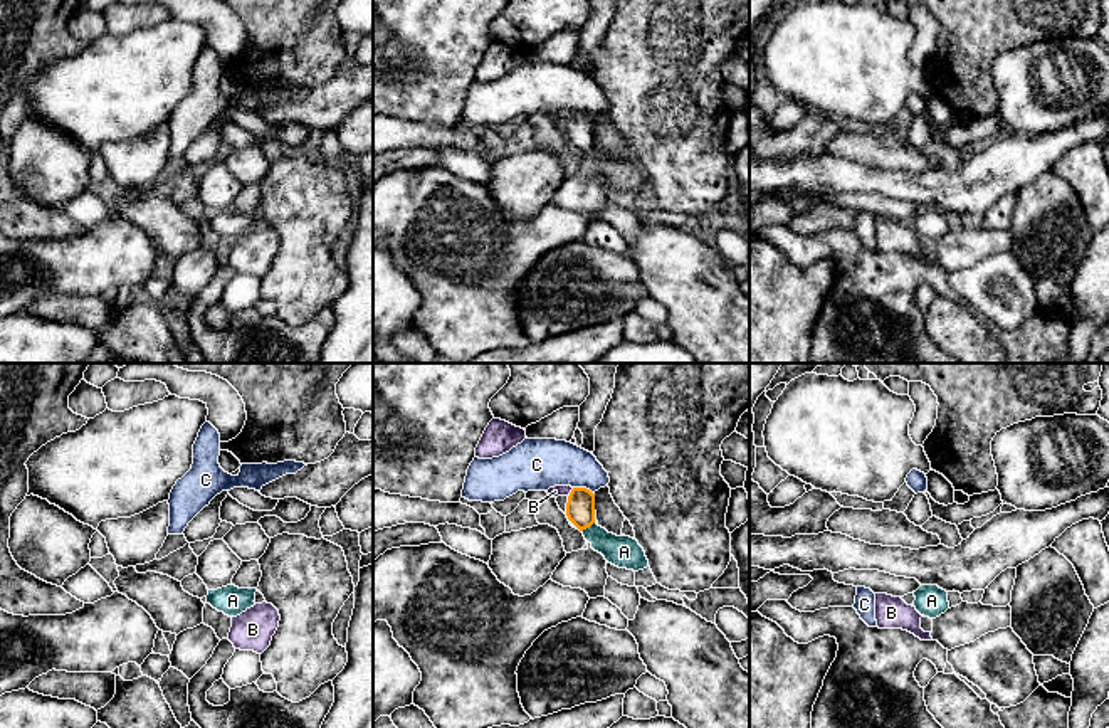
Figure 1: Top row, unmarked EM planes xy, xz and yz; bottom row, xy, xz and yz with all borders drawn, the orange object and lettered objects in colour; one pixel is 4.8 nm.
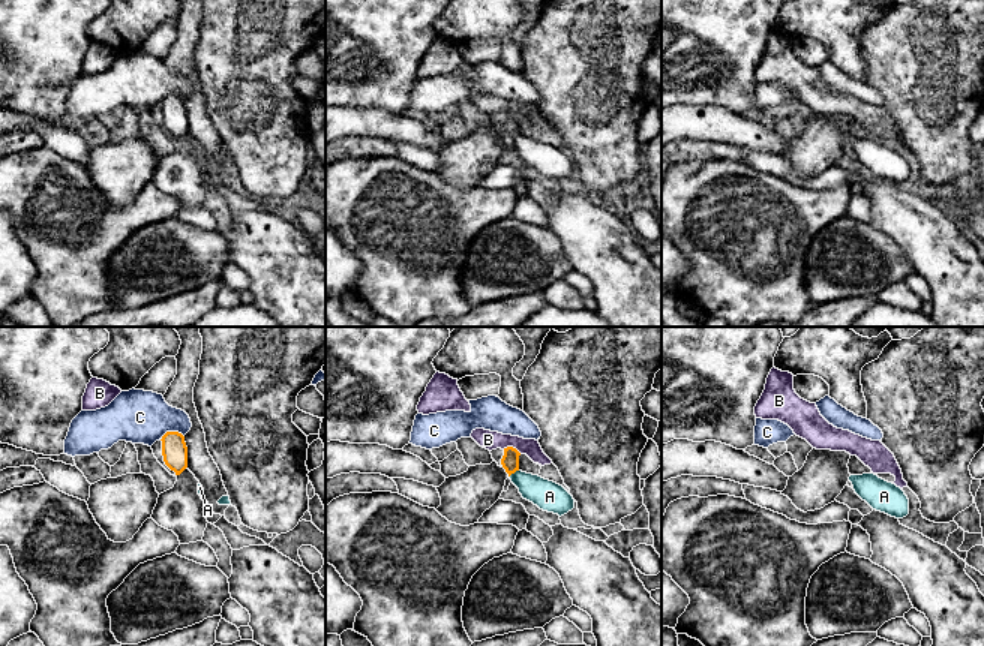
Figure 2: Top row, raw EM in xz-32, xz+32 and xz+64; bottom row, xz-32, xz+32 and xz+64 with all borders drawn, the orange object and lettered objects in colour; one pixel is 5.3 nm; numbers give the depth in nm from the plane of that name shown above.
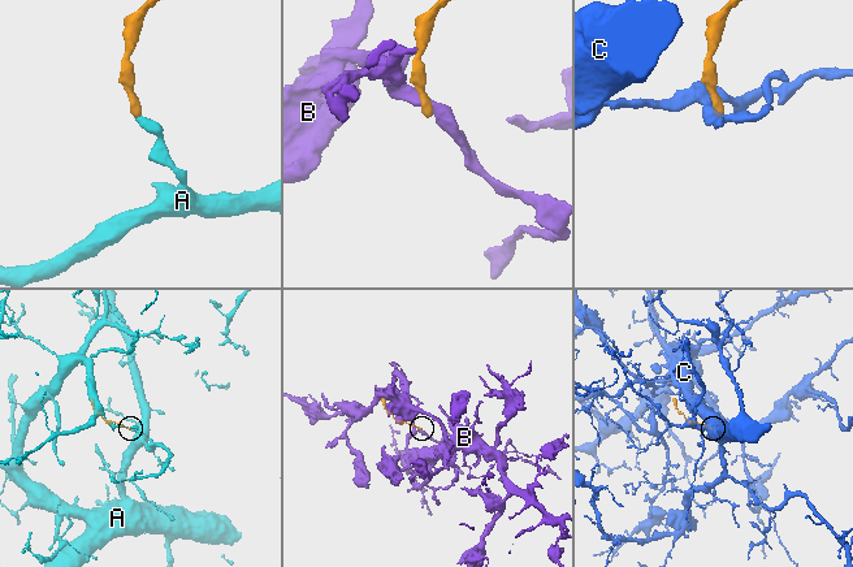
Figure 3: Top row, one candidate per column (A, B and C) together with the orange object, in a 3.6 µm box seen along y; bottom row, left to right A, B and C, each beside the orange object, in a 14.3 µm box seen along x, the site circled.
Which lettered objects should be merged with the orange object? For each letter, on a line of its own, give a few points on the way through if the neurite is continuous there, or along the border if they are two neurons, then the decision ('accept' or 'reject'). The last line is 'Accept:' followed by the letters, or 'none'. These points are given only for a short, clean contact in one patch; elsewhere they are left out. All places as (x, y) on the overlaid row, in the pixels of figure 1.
A: across xz (580, 508), (587, 527), (605, 543), (624, 552) | accept
B: along xz (573, 488), (568, 496) | reject
C: along xz (573, 486), (583, 486), (592, 493) | reject
Accept: A

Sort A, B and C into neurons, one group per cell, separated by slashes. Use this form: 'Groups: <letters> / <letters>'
Groups: A / B / C

